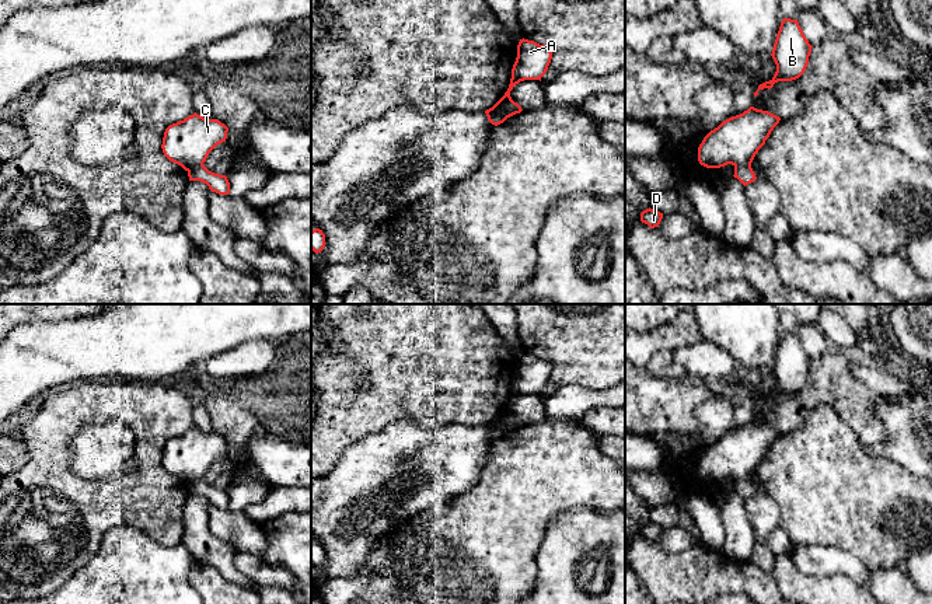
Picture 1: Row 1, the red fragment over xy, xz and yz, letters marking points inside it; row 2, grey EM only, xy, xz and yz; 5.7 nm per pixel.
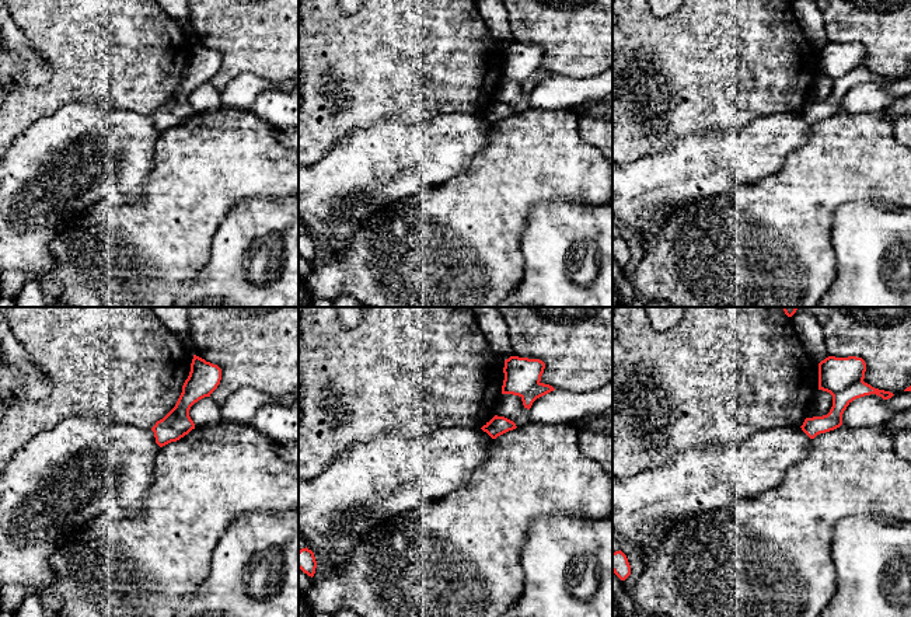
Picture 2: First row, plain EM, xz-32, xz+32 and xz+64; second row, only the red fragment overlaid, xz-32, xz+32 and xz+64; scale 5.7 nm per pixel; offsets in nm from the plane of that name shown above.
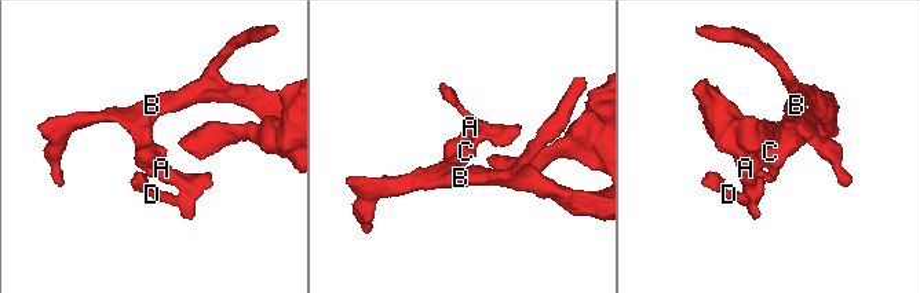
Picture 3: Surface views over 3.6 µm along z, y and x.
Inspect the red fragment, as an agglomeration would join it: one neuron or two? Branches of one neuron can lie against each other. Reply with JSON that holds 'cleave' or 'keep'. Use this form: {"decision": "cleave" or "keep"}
{"decision": "cleave"}

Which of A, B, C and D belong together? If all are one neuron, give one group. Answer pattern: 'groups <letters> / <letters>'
groups A B C / D

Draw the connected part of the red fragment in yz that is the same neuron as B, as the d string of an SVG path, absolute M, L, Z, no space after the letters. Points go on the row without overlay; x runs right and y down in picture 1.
M783 332L771 367L776 385L769 395L758 399L754 411L758 409L760 404L772 402L778 395L799 392L809 378L811 362L797 334Z

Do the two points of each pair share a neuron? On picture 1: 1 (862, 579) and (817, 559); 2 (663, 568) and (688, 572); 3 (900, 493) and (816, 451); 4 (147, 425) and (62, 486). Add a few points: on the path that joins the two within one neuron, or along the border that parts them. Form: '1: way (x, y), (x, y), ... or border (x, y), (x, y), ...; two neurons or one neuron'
1: way (851, 568), (840, 561), (828, 561); one neuron
2: way (669, 572), (683, 572); one neuron
3: way (879, 493), (858, 493), (837, 472); one neuron
4: way (147, 456), (147, 465), (122, 491), (93, 491); one neuron

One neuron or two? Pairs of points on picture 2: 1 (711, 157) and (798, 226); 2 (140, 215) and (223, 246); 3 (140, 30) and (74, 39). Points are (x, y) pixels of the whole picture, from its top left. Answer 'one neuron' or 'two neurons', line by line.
1: two neurons
2: two neurons
3: one neuron

